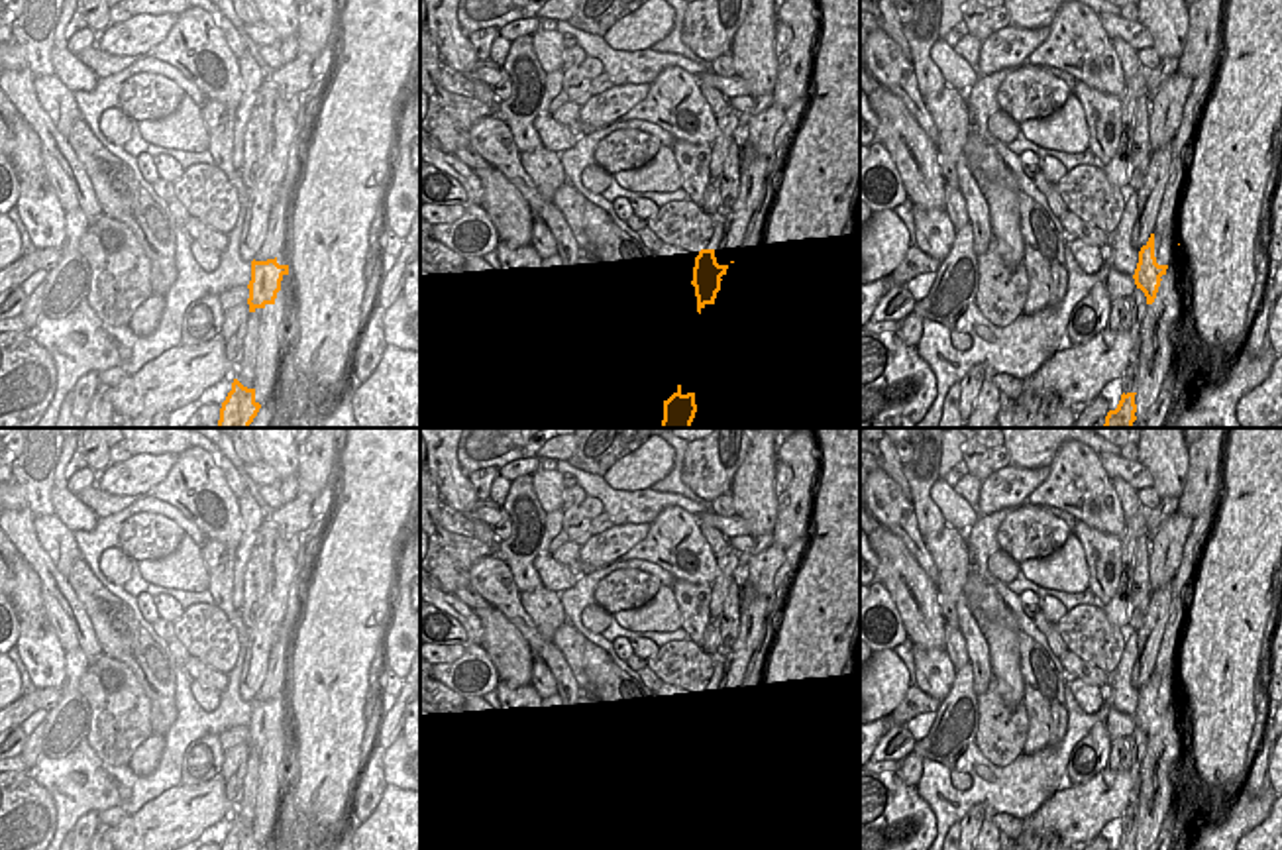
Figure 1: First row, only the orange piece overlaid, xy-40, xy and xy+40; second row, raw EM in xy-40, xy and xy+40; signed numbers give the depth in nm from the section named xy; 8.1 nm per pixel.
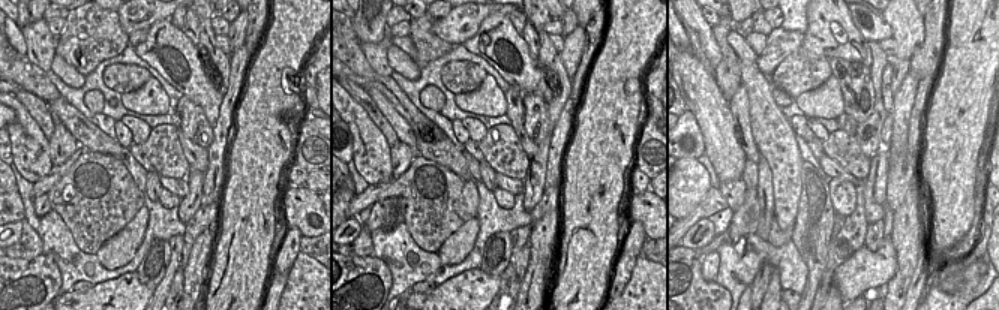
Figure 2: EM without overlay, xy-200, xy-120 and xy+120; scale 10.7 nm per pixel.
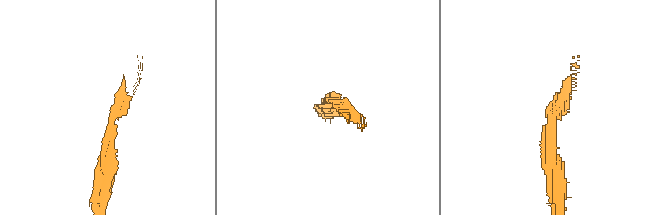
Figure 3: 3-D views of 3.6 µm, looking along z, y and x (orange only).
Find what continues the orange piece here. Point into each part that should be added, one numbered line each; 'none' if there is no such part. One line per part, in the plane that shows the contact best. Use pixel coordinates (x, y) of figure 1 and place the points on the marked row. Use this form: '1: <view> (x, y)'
1: xy+40 (1165, 244)

